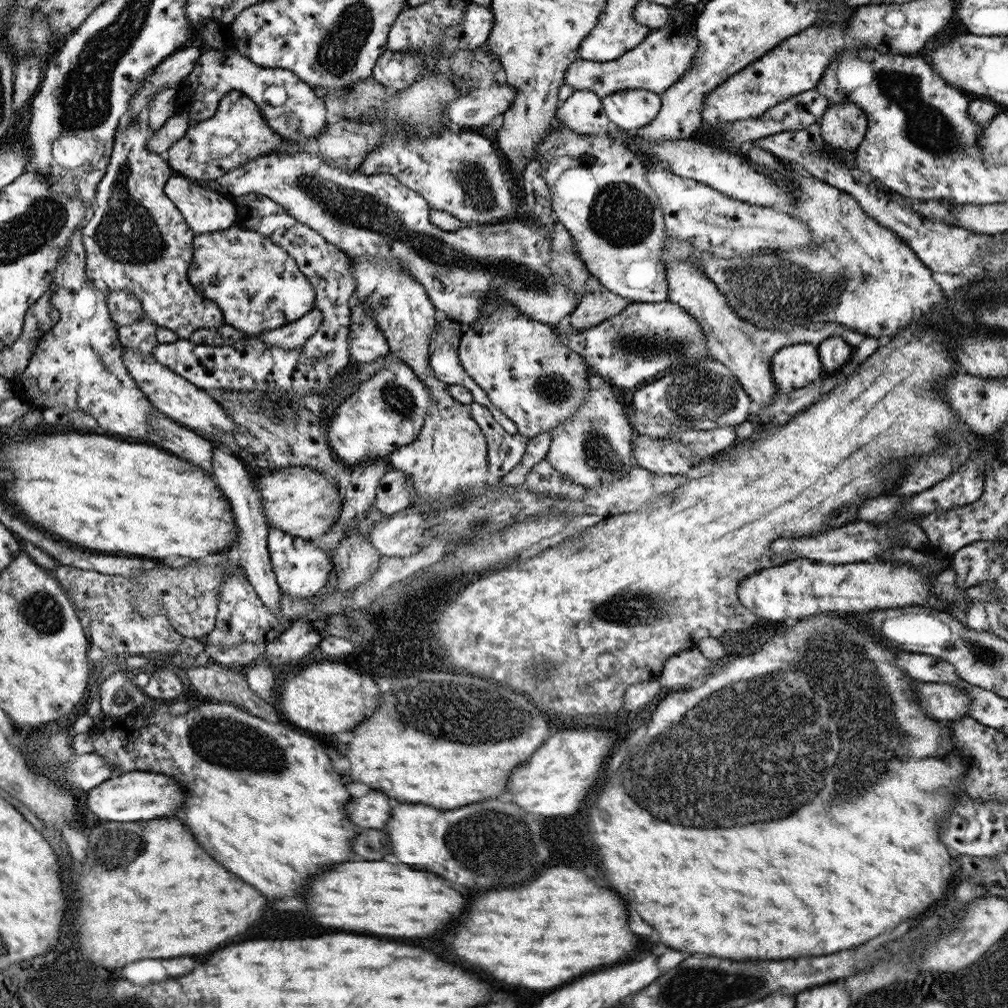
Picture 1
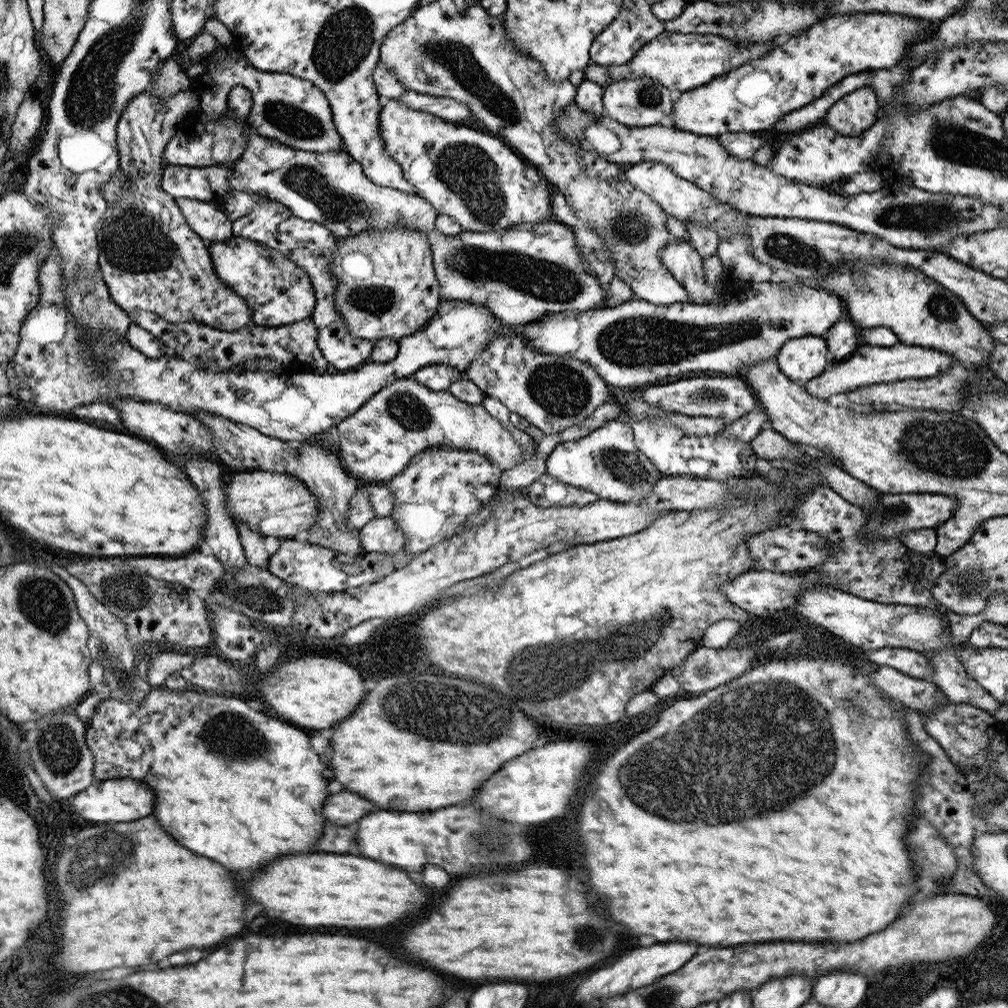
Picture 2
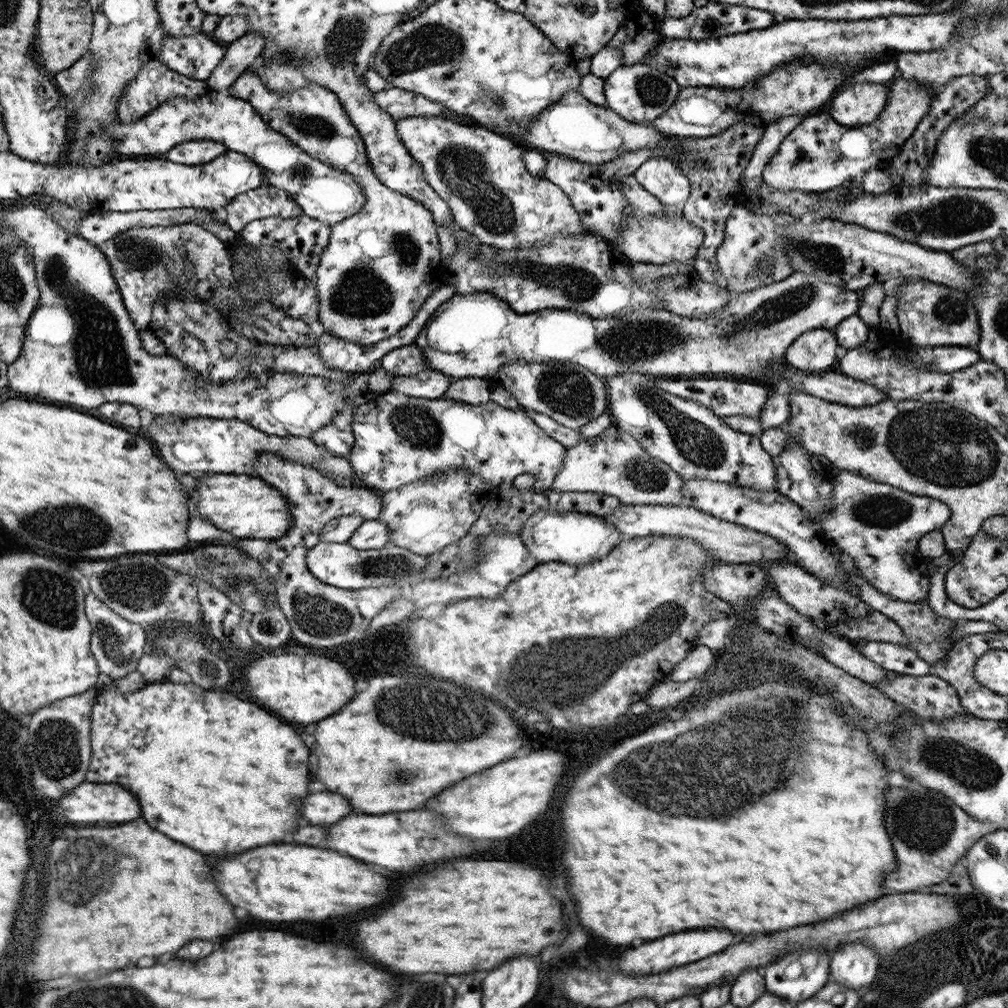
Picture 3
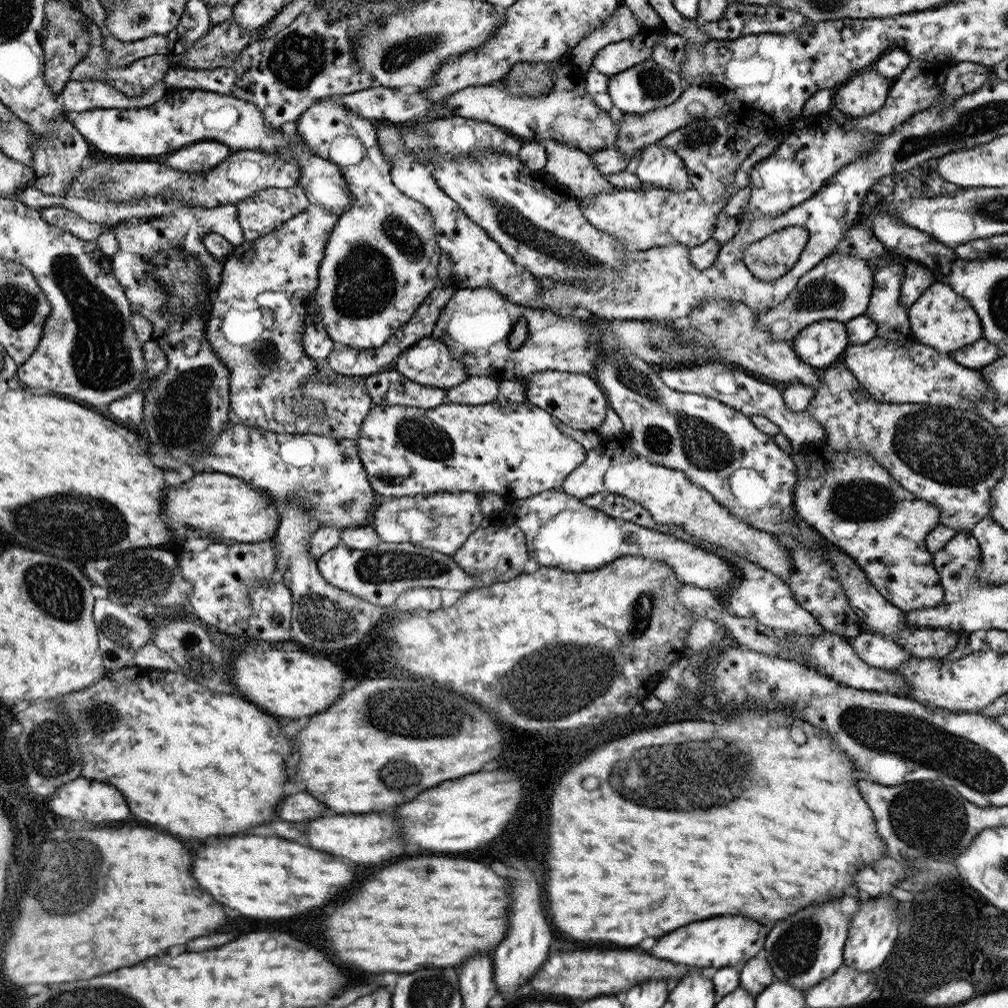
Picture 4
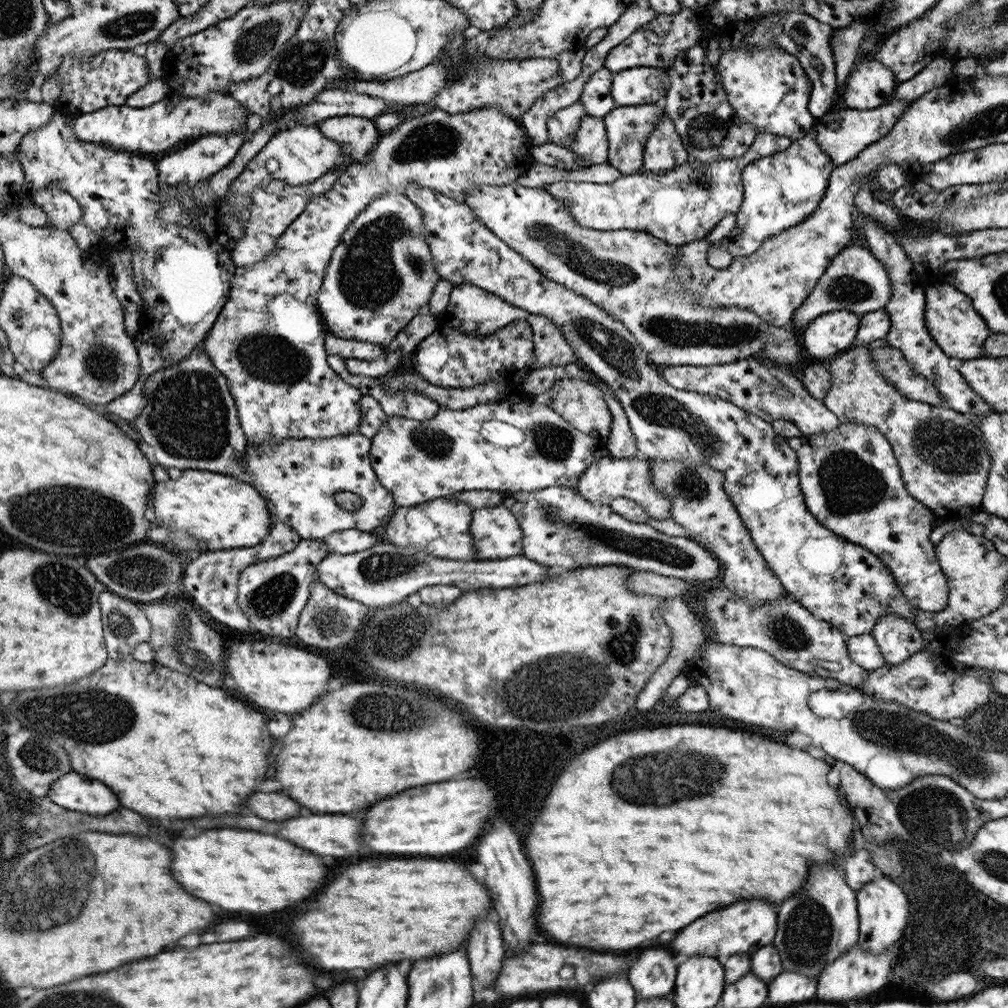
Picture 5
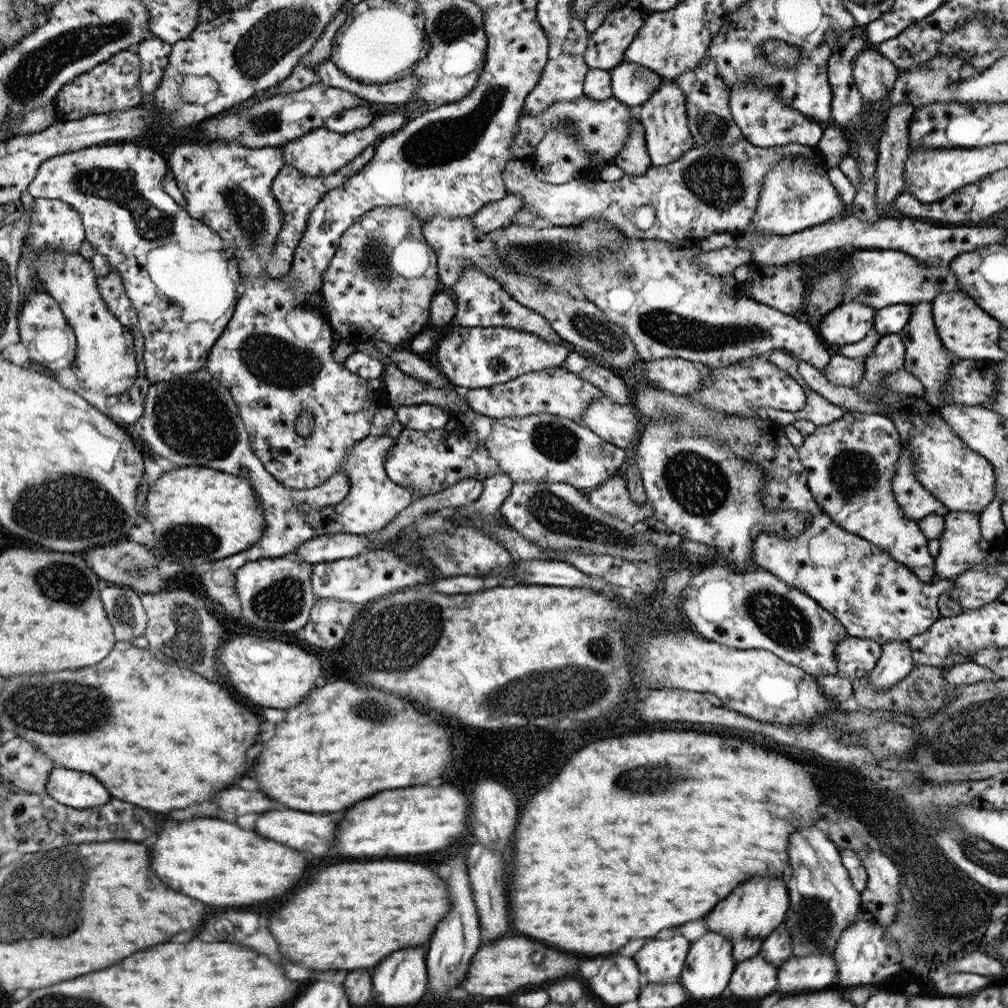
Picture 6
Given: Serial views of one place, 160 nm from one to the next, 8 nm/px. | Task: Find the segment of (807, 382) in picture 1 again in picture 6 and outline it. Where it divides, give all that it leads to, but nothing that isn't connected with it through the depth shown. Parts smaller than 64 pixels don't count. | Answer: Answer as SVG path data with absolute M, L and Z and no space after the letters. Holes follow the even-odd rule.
M854 300L825 314L817 333L829 348L836 350L864 338L873 328L874 319L875 310L871 306Z

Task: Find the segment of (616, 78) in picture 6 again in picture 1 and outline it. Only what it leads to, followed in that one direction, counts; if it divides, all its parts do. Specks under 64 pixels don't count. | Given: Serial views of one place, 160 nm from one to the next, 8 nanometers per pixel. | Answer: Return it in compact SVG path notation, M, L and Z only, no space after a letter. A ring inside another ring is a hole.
M648 90L618 91L601 99L610 122L628 132L649 125L661 109L660 93Z

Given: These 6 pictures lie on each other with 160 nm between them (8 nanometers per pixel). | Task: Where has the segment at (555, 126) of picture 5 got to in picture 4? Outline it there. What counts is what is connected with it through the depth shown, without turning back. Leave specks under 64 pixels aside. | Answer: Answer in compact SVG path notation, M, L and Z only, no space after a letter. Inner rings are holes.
M549 140L545 143L545 151L547 152L547 163L544 171L553 181L560 185L568 187L578 198L586 198L587 196L594 196L601 192L610 194L615 191L615 186L597 170L594 161L589 154L584 151L561 144L557 140Z

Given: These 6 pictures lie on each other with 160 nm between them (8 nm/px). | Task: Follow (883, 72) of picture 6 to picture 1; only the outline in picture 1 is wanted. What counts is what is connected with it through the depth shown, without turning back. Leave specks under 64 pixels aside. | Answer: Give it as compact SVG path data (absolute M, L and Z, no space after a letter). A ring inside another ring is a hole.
M832 104L818 122L828 147L836 151L856 150L863 142L867 118L856 104Z

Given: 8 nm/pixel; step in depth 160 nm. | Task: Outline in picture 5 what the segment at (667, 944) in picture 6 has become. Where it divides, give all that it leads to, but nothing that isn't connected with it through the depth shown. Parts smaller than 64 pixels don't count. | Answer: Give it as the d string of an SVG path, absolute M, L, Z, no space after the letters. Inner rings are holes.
M650 948L650 950L644 950L642 954L638 954L636 962L630 966L626 974L635 990L637 1000L670 995L675 985L678 968L674 965L674 958L675 954L668 948L666 950L664 948Z

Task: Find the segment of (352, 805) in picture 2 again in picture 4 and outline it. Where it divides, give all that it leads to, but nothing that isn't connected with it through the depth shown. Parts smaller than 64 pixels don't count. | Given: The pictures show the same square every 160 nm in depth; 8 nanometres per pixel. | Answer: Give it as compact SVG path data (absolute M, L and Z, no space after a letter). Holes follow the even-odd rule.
M300 792L300 794L288 796L280 804L280 810L276 812L276 818L286 820L286 822L304 822L304 820L314 820L314 818L322 816L324 810L326 810L326 806L316 802L314 796L310 796L306 792Z

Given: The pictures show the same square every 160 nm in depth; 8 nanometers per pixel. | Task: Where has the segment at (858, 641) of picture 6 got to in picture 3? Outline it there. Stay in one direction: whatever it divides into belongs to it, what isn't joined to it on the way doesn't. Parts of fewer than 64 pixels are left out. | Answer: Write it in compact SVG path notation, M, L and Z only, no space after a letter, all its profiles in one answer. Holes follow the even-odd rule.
M868 640L860 652L878 666L897 674L924 676L930 674L932 669L909 646Z

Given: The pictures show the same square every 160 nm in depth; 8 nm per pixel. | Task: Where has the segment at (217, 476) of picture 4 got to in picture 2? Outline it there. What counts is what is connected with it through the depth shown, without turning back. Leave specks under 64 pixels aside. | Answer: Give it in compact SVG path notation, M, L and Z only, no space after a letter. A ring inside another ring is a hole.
M242 471L238 472L236 475L232 476L230 478L230 481L227 483L224 483L225 490L228 490L228 512L232 514L232 516L236 516L236 518L240 518L240 520L234 520L236 521L242 521L245 522L250 530L255 530L256 532L259 532L260 534L263 534L265 537L267 536L277 536L280 539L293 539L294 536L297 536L297 534L300 534L302 532L307 533L307 530L310 528L313 528L315 524L317 524L317 521L319 520L319 514L321 514L321 508L319 507L319 502L317 501L317 496L309 490L308 486L304 484L304 482L300 482L300 479L293 476L286 476L284 473L277 473L272 471Z

